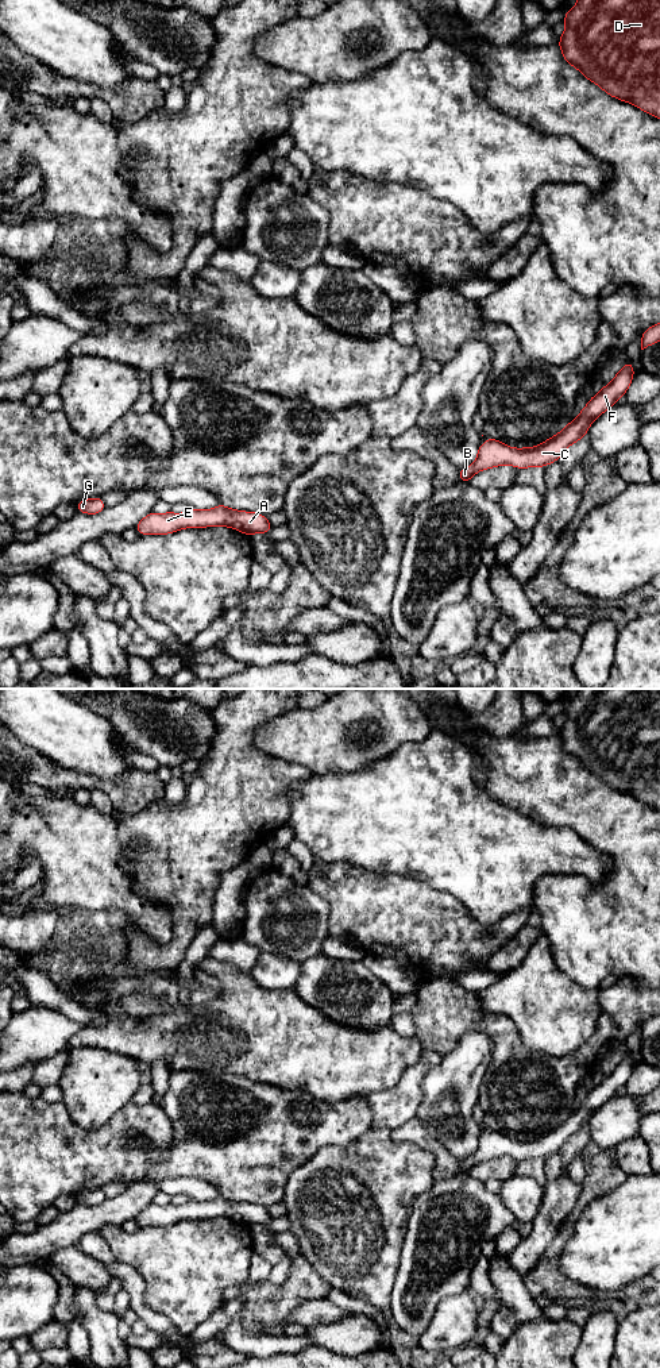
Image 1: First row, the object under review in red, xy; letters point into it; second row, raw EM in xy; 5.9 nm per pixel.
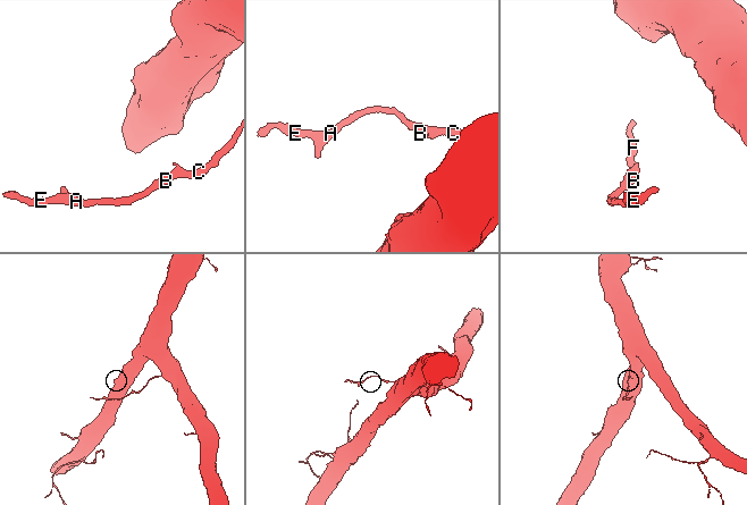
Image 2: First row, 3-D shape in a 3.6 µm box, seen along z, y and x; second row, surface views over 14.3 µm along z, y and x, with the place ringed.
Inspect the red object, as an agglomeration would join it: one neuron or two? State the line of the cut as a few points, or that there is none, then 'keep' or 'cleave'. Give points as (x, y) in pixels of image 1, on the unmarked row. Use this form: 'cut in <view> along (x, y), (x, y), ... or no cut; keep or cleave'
no cut; keep

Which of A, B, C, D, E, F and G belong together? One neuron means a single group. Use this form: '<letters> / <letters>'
A B C D E F G

